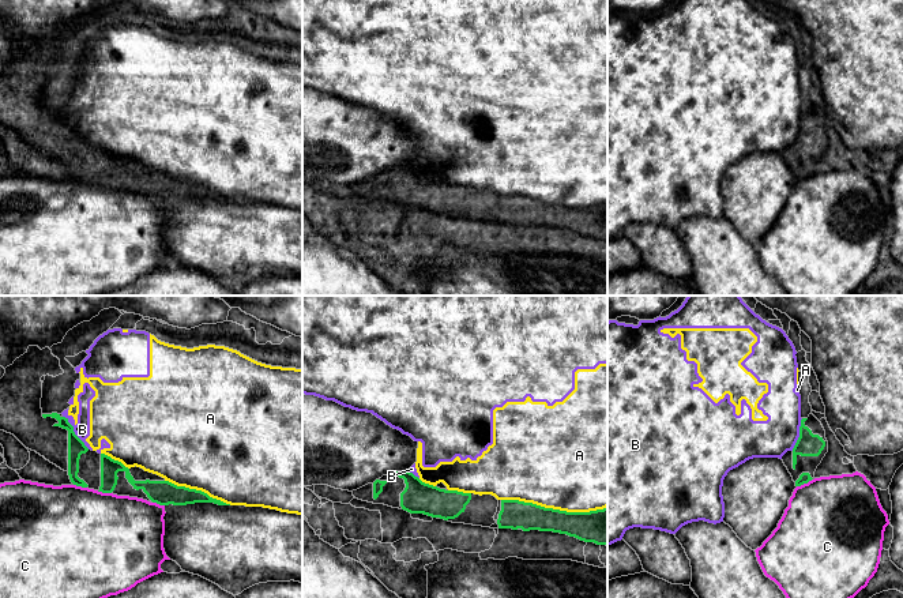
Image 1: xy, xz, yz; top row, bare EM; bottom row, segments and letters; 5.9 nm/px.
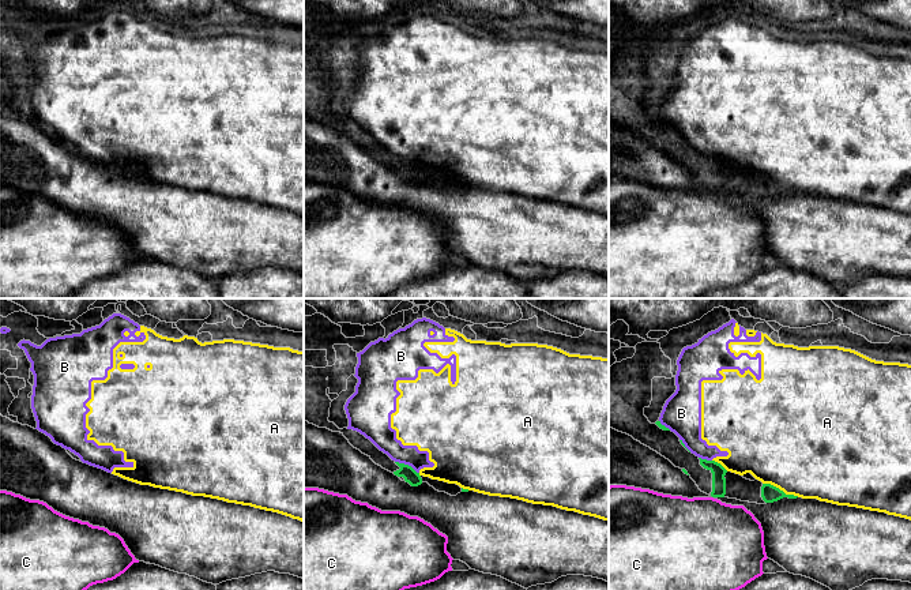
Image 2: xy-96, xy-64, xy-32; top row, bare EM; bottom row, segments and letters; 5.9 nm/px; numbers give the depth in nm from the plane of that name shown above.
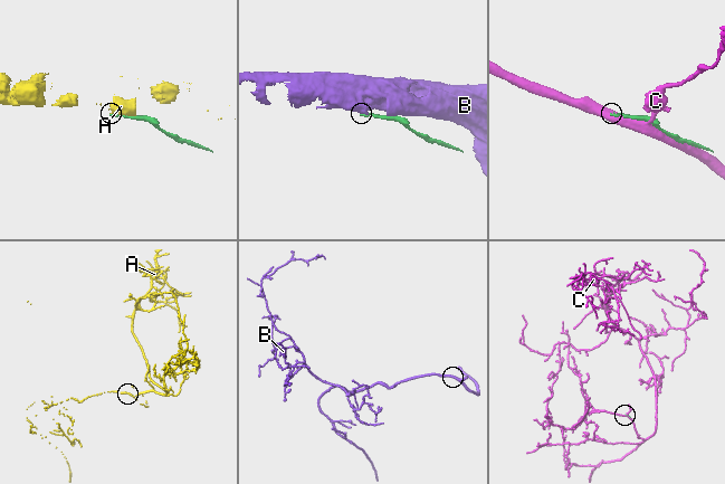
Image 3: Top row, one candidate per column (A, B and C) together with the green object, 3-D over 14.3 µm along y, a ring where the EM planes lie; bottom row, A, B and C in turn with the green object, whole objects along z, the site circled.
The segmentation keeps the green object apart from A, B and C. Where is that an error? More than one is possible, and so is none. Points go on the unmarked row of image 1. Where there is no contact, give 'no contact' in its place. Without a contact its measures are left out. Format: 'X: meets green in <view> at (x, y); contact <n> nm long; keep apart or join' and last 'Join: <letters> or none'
A: meets green in xz at (555, 205); contact 650 nm long; keep apart
B: meets green in xy at (74, 127); contact 260 nm long; keep apart
C: meets green in yz at (804, 177); contact 110 nm long; keep apart
Join: none

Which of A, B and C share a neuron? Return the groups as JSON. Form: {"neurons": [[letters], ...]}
{"neurons": [["A", "B"], ["C"]]}

